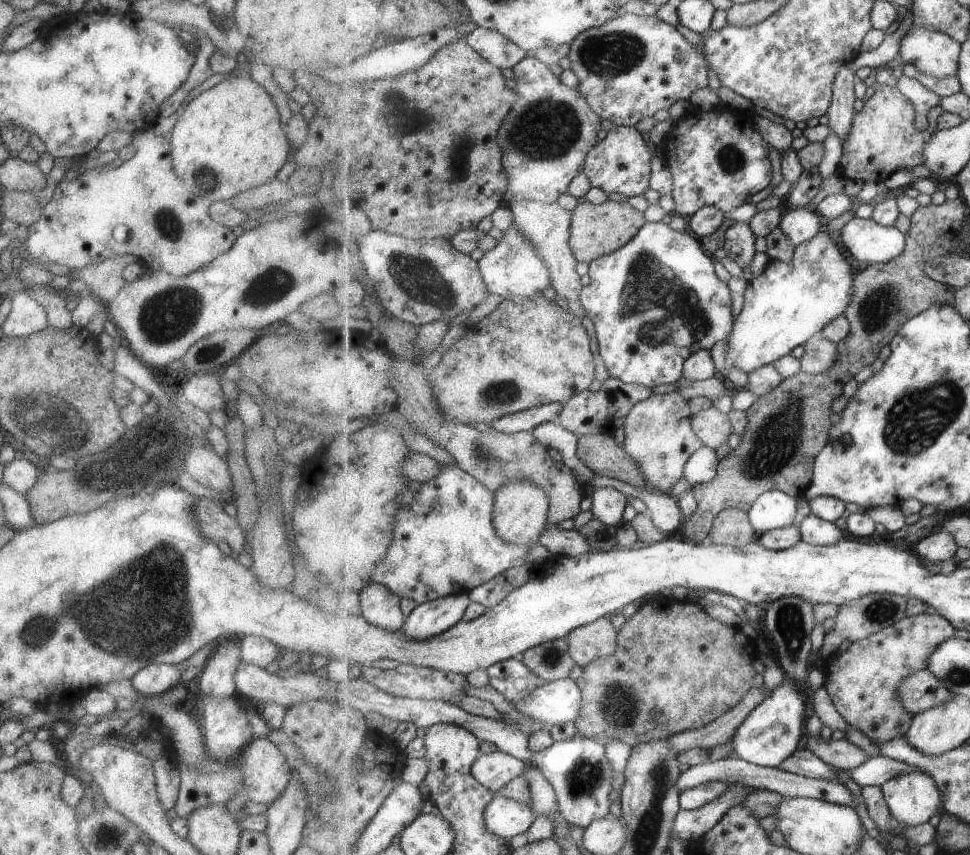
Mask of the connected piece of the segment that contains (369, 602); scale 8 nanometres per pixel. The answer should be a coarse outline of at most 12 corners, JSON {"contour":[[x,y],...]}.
{"contour":[[374,581],[355,600],[372,624],[404,630],[401,596]]}

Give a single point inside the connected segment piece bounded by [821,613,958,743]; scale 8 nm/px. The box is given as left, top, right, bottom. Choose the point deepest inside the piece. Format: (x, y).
(865, 681)

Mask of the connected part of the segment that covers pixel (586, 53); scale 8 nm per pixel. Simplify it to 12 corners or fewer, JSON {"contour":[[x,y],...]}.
{"contour":[[626,13],[568,57],[603,119],[640,124],[710,86],[675,24]]}

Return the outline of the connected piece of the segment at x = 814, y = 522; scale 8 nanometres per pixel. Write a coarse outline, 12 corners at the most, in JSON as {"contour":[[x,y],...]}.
{"contour":[[814,512],[796,524],[810,544],[830,546],[844,540],[834,522]]}

